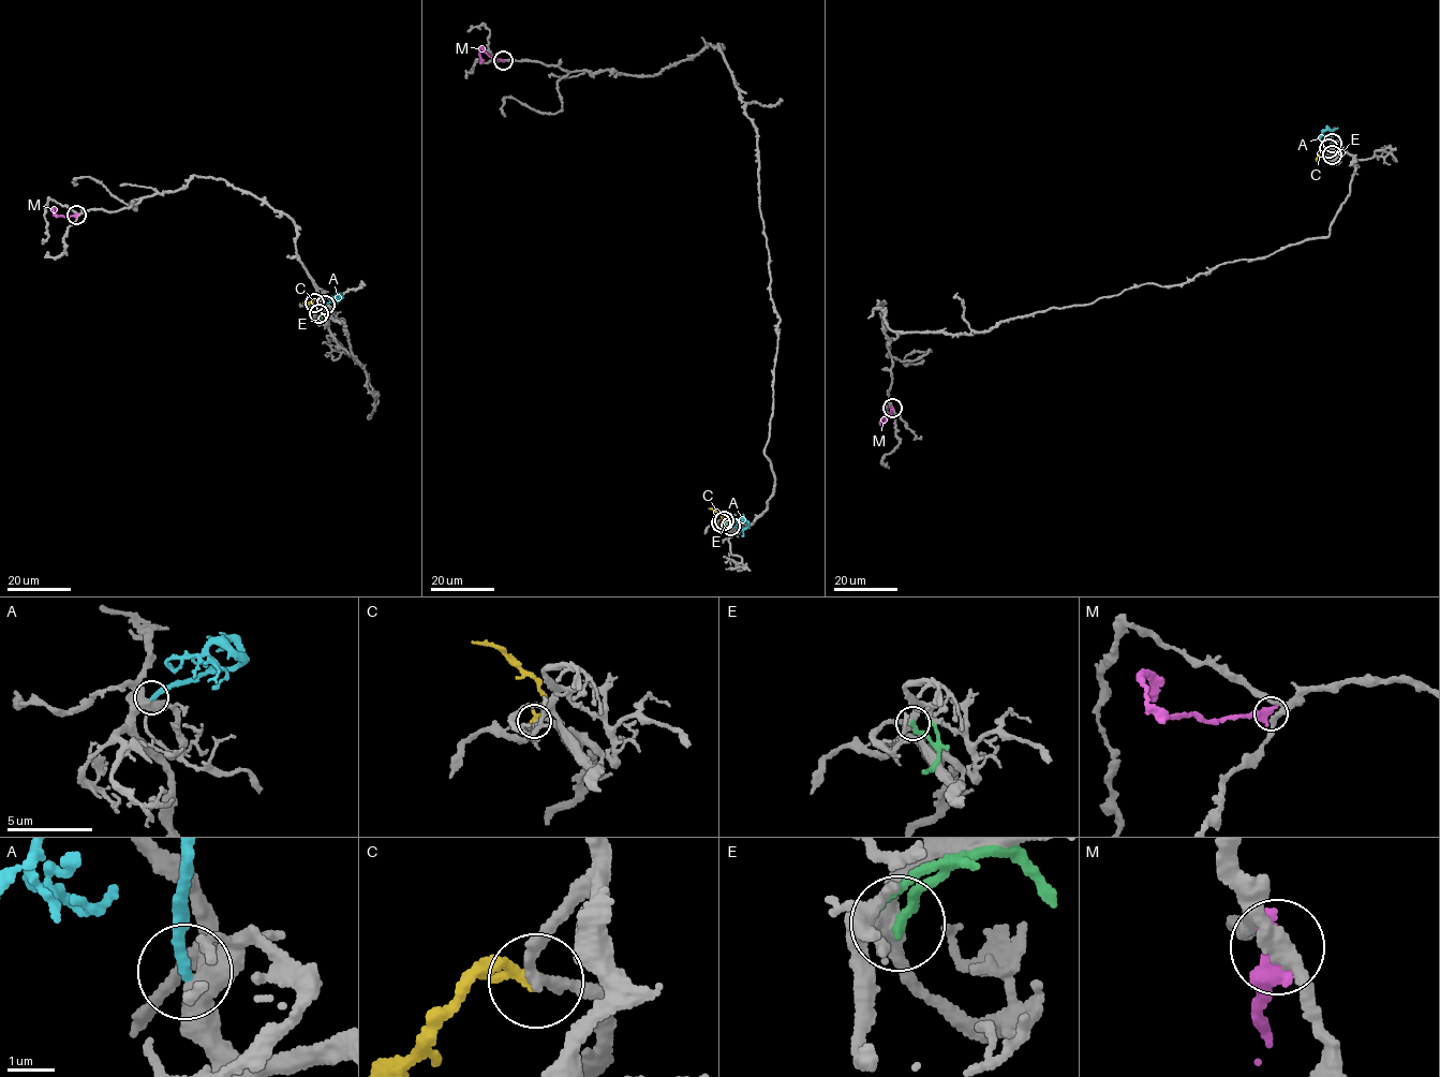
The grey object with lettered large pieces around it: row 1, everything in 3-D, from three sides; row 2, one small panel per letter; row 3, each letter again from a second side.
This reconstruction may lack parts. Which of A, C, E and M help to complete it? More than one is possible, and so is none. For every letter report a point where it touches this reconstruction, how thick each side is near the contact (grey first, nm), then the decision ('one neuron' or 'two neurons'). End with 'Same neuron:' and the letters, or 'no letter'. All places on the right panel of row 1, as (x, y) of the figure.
A: (1332, 143) | 420/280 nm | one neuron
C: (1329, 148) | 240/280 nm | two neurons
E: (1332, 155) | 360/240 nm | two neurons
M: (892, 408) | 280/500 nm | two neurons
Same neuron: A

